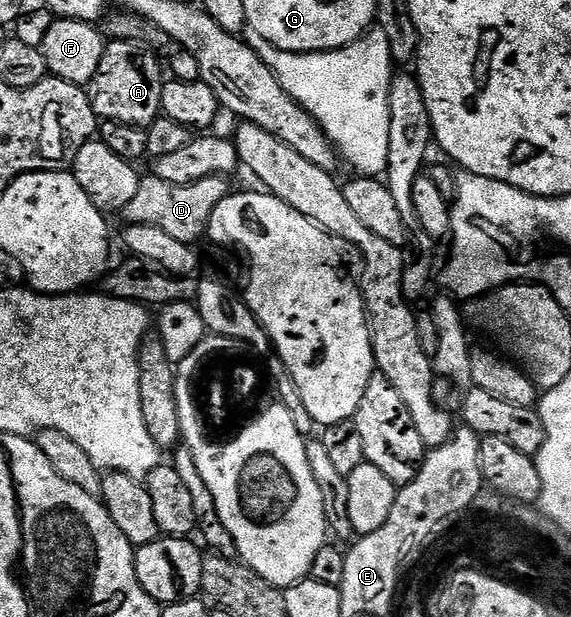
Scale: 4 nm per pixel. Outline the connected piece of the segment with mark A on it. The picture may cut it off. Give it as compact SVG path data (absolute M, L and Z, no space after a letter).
M112 40L104 47L97 74L85 91L91 100L96 117L100 121L125 122L138 128L146 128L162 113L161 94L165 83L165 68L160 57L149 48L133 42Z

